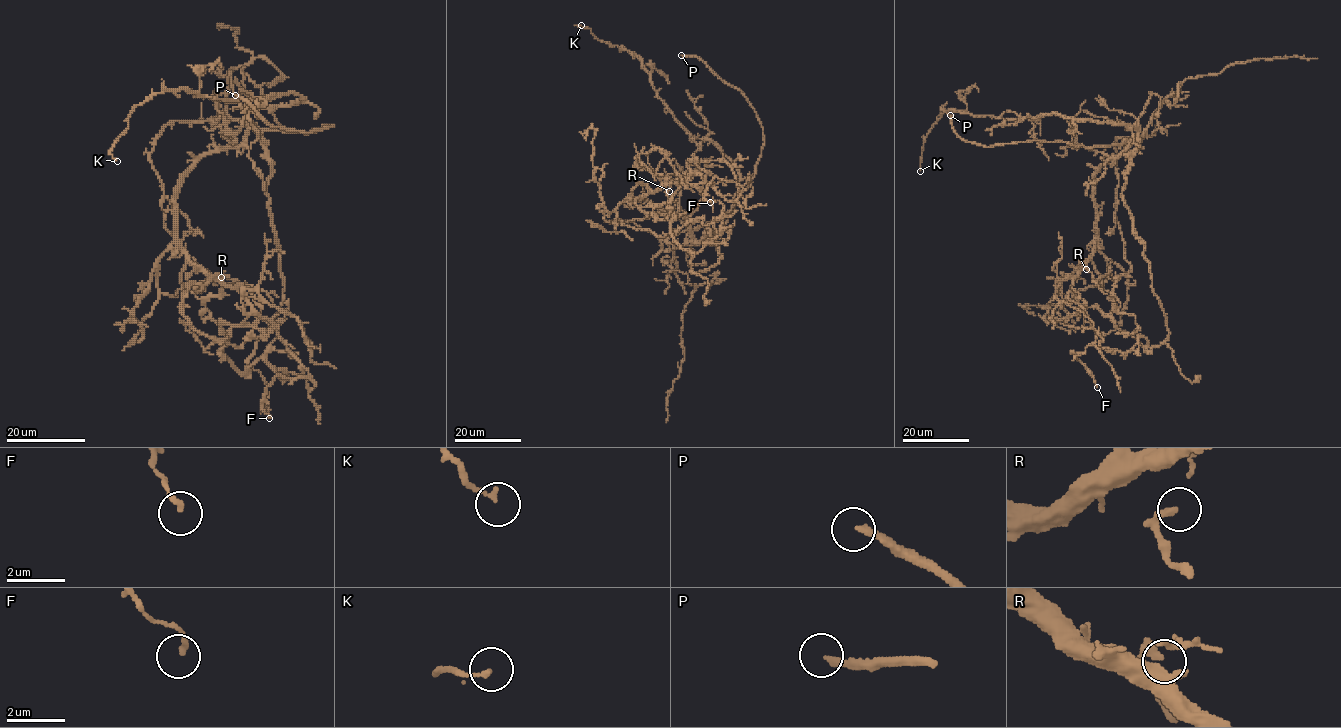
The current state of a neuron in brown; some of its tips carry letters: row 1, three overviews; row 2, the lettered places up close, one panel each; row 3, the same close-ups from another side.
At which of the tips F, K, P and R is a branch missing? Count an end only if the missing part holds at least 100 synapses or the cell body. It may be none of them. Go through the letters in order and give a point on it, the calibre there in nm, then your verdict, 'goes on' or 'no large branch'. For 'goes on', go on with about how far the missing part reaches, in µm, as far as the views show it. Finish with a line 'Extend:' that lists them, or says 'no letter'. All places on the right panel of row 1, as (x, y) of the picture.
F: (1097, 387) | 170 nm | no large branch
K: (920, 171) | 150 nm | no large branch
P: (950, 115) | 240 nm | goes on | 15 µm
R: (1086, 269) | 280 nm | no large branch
Extend: P

